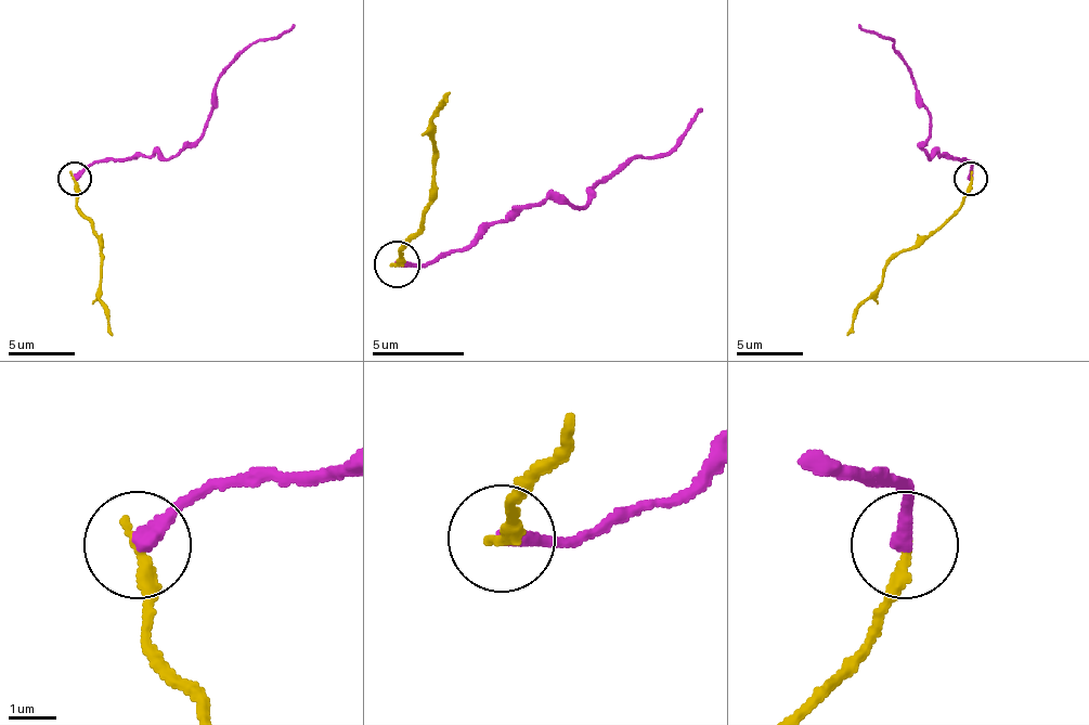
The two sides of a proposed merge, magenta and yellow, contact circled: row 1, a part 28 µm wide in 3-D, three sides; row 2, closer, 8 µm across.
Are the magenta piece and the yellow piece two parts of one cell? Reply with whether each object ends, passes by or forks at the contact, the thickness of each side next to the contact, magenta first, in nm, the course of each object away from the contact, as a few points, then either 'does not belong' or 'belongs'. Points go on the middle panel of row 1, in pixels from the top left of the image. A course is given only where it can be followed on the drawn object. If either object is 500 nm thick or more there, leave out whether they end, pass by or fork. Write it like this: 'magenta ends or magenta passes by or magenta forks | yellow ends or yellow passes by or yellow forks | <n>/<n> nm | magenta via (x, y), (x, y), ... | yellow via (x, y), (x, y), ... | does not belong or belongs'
magenta ends | yellow ends | 340/280 nm | magenta via (396, 264), (437, 260), (488, 223), (543, 205), (585, 205), (594, 186), (631, 158), (663, 154), (700, 107) | yellow via (396, 264), (400, 246), (423, 219), (432, 186), (432, 117), (451, 94) | does not belong

